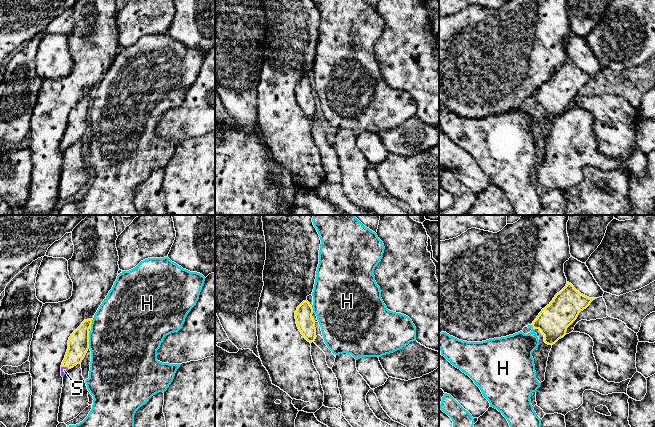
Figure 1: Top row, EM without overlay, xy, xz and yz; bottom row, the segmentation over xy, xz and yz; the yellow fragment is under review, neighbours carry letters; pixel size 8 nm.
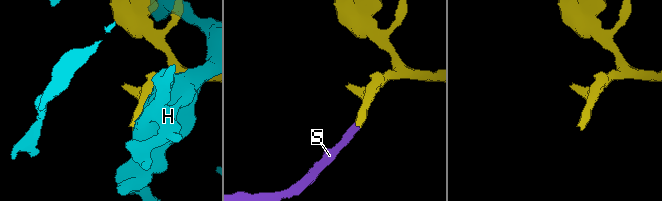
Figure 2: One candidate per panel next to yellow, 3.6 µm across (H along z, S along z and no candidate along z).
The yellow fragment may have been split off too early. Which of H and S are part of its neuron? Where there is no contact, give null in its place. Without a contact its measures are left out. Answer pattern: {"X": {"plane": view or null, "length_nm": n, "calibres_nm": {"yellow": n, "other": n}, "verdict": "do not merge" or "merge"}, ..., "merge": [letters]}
{"H": {"plane": "xy", "length_nm": 130, "calibres_nm": {"yellow": 180, "other": 500}, "verdict": "do not merge"}, "S": {"plane": "xy", "length_nm": 70, "calibres_nm": {"yellow": 180, "other": 50}, "verdict": "merge"}, "merge": ["S"]}

